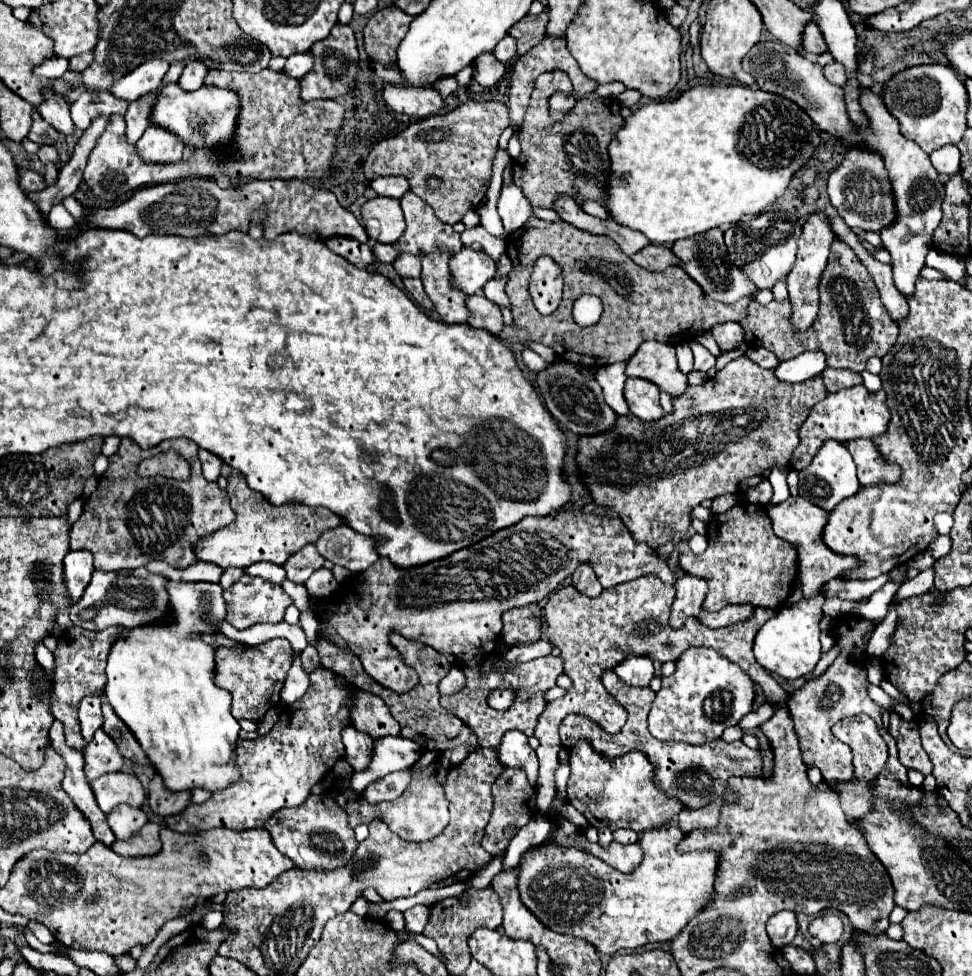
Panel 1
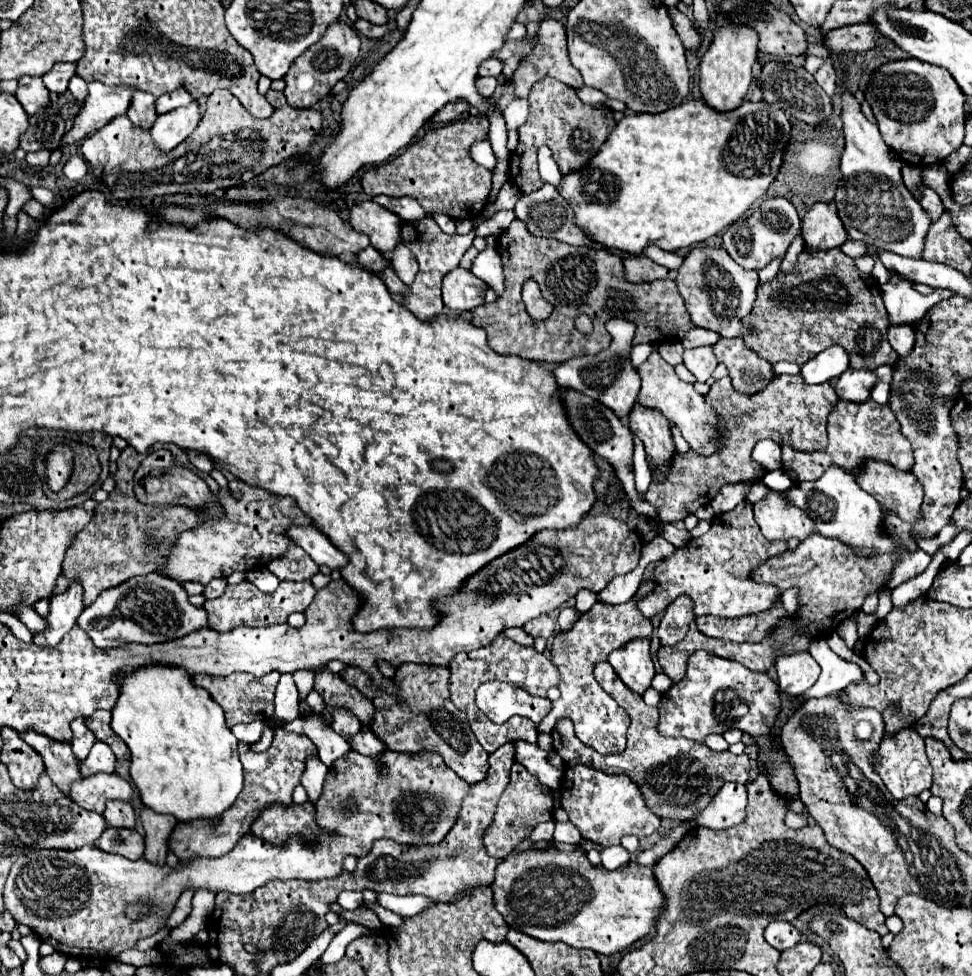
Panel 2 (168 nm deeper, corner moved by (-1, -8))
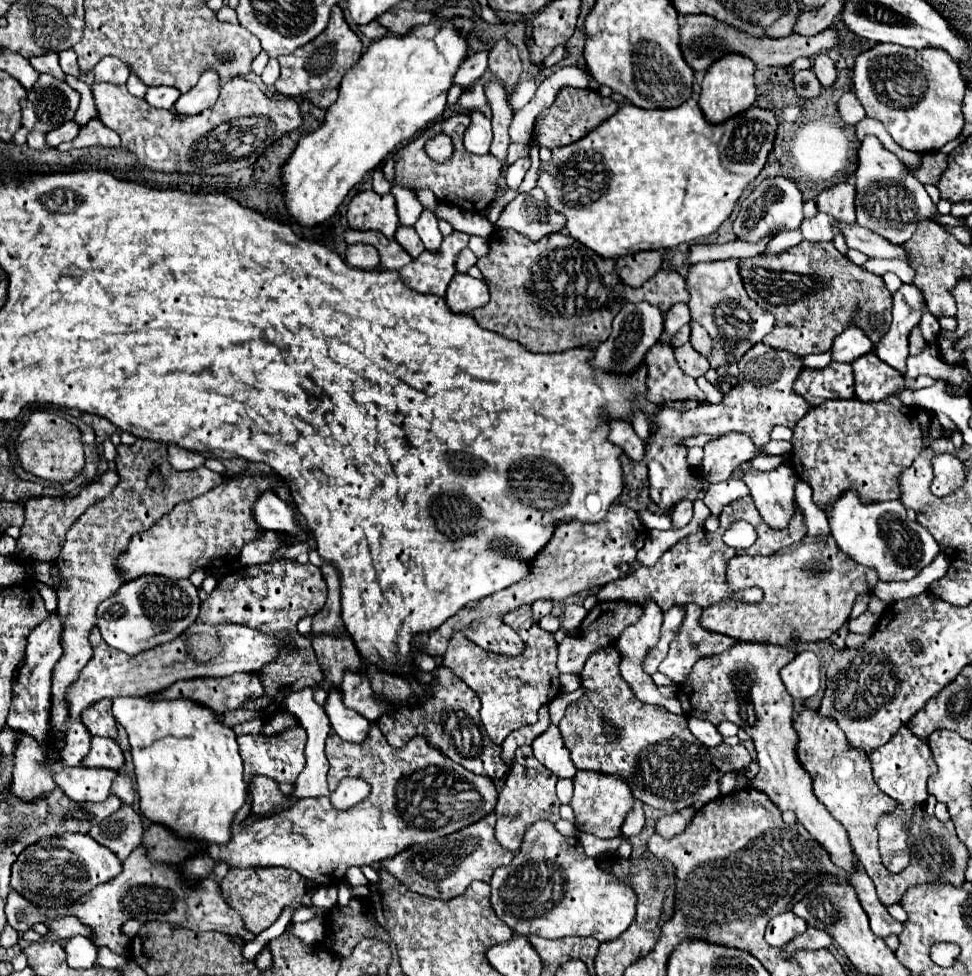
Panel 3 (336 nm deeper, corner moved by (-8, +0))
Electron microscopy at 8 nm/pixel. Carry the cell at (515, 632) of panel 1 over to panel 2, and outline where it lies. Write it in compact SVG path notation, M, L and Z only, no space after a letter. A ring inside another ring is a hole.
M540 615L532 621L528 621L524 625L524 631L528 631L528 635L532 635L534 639L536 637L544 637L544 639L550 639L552 633L554 633L554 621L548 617L548 615Z

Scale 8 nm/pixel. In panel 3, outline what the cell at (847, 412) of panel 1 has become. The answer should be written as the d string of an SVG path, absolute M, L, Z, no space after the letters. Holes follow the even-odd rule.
M887 397L877 403L863 403L859 399L829 399L821 405L813 407L793 429L793 451L791 451L791 467L813 489L813 503L827 511L837 495L853 489L857 491L861 503L873 501L891 501L899 499L899 475L907 469L915 455L923 449L923 433L919 421L915 419L917 411L913 407L903 405L897 397Z

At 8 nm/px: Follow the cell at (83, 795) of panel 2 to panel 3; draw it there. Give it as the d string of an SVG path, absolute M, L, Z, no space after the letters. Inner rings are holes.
M61 767L53 773L55 785L71 801L103 801L109 795L111 783L117 777L111 769L87 769L79 767Z

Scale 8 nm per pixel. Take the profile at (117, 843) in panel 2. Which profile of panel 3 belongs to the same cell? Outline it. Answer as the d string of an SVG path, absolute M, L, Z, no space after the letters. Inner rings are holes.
M121 805L121 809L103 819L101 825L91 827L89 835L99 845L111 849L119 857L119 861L125 861L127 855L141 843L141 817L129 805Z

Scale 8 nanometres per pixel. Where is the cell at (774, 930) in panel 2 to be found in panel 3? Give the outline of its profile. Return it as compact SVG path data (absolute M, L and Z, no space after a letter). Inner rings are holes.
M785 911L769 921L765 939L769 945L781 947L789 943L793 937L801 935L805 929L807 929L807 923L801 917L797 917L793 911Z

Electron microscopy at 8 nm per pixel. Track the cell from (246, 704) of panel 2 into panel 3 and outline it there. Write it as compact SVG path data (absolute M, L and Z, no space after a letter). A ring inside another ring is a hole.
M235 673L223 679L187 679L173 683L163 693L155 693L149 699L191 699L205 707L211 707L215 713L225 713L241 707L247 699L263 695L263 685L257 675Z

